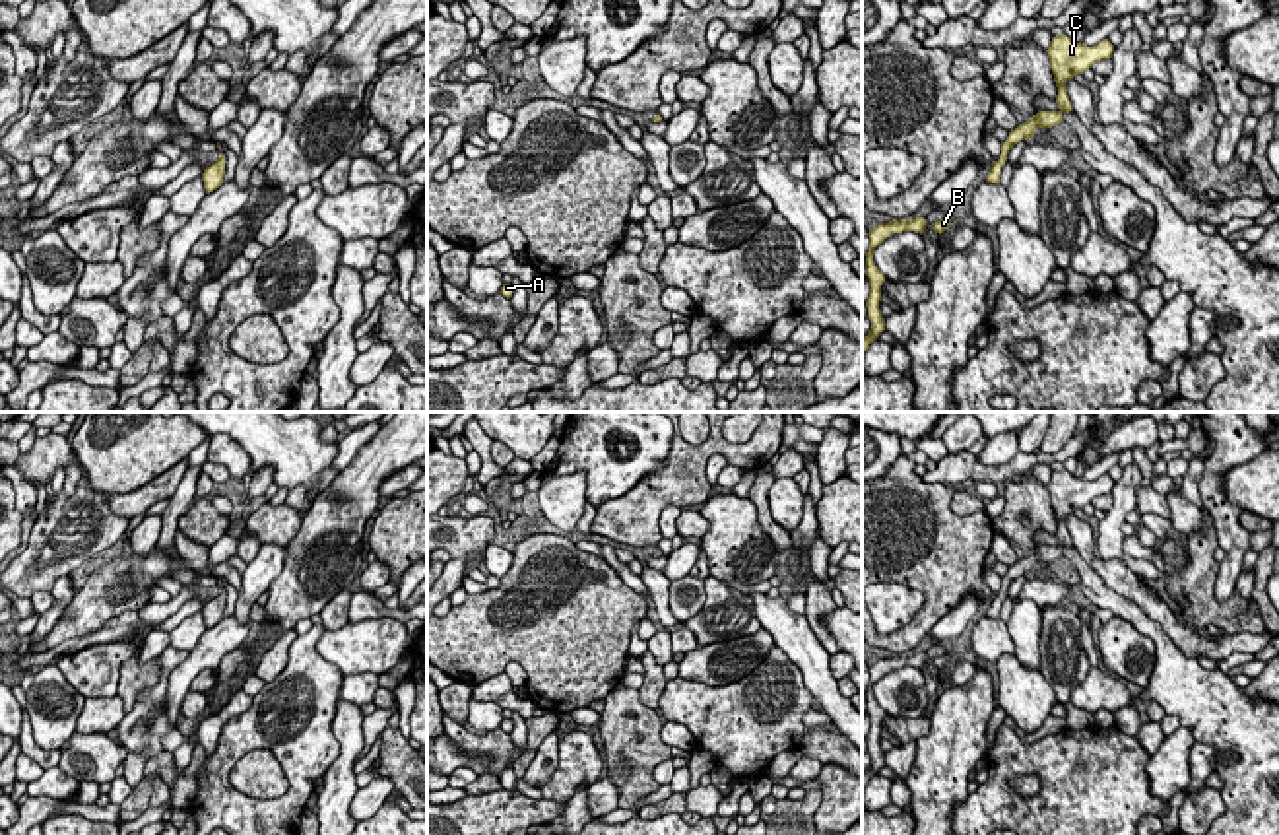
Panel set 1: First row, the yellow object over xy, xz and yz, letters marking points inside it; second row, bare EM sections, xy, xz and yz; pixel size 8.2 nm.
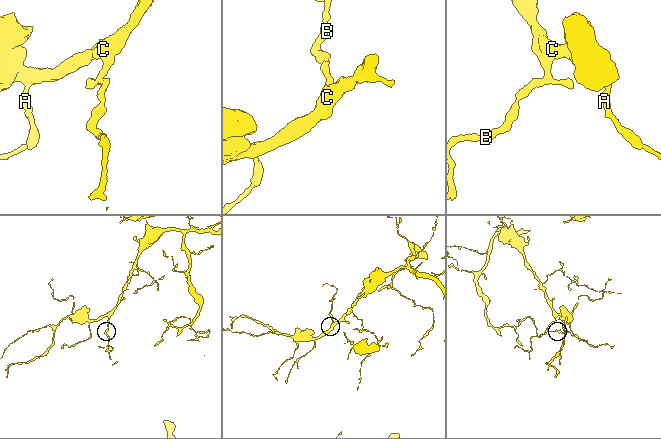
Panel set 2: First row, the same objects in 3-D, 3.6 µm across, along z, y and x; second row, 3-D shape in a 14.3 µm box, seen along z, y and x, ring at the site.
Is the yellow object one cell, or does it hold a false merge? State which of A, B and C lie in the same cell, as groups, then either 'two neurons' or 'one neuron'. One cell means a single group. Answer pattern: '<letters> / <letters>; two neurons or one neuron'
A C / B; two neurons

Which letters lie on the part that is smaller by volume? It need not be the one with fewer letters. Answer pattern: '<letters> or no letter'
B

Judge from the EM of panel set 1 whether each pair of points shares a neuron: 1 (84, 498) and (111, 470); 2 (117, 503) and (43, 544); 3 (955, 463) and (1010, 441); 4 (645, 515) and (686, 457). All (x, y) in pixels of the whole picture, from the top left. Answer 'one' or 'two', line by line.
1: two
2: two
3: two
4: one

